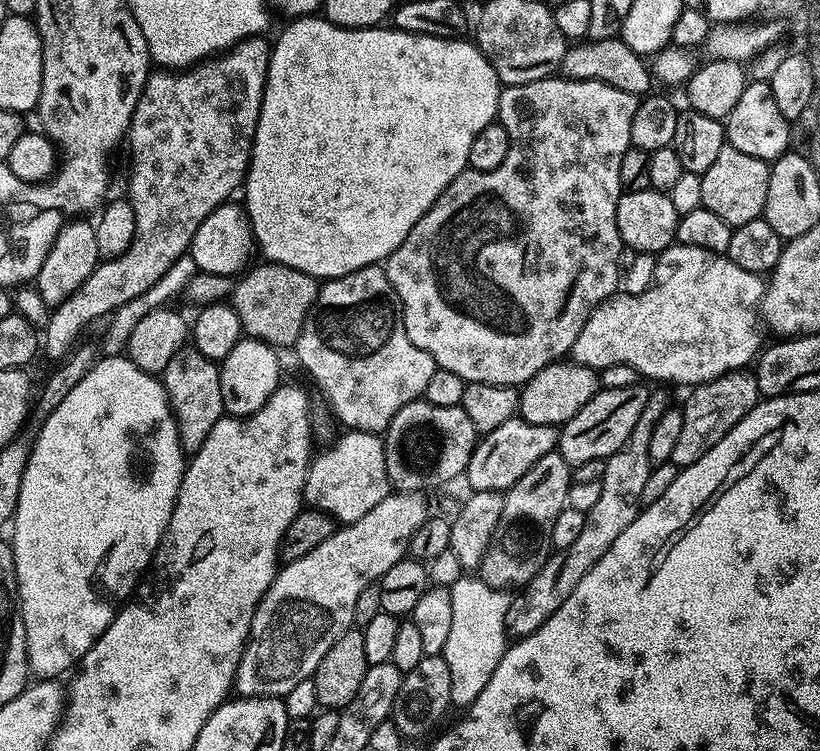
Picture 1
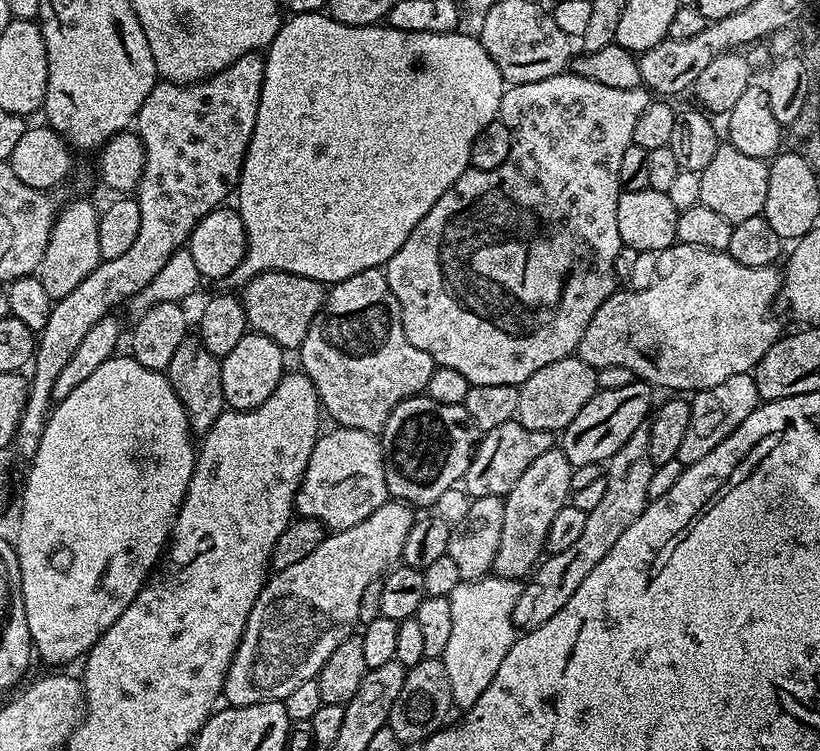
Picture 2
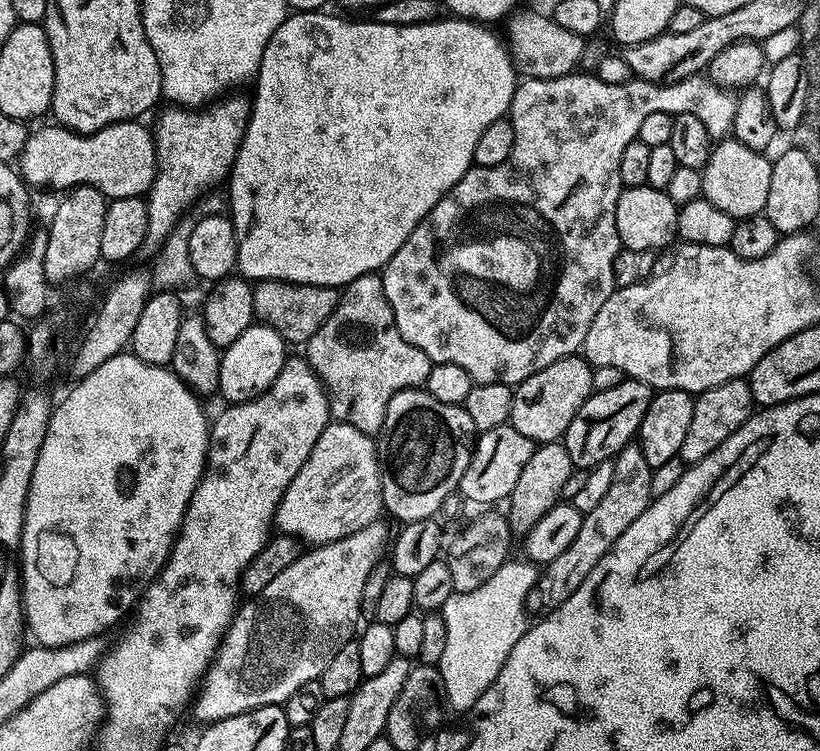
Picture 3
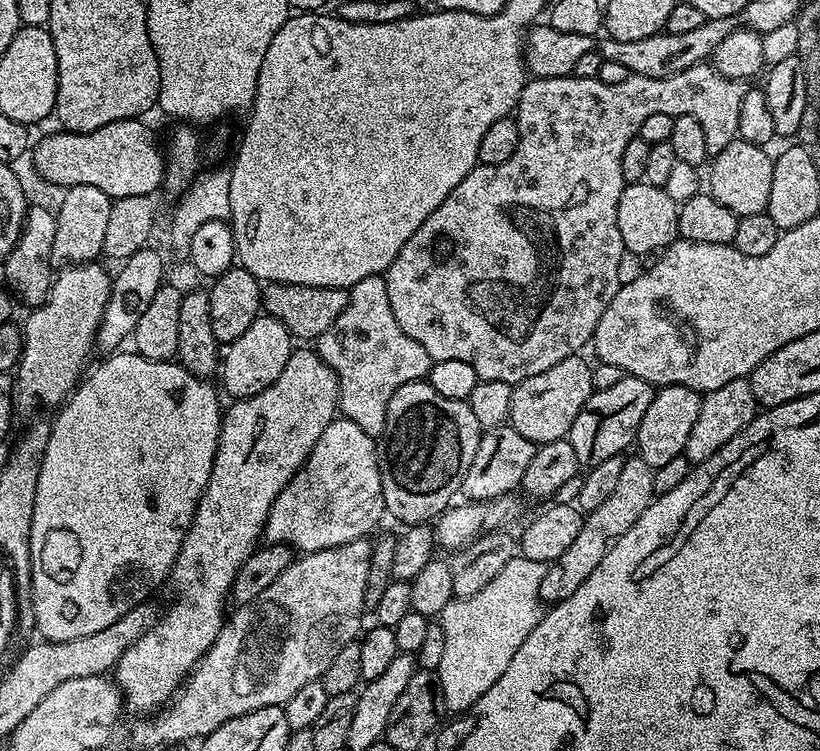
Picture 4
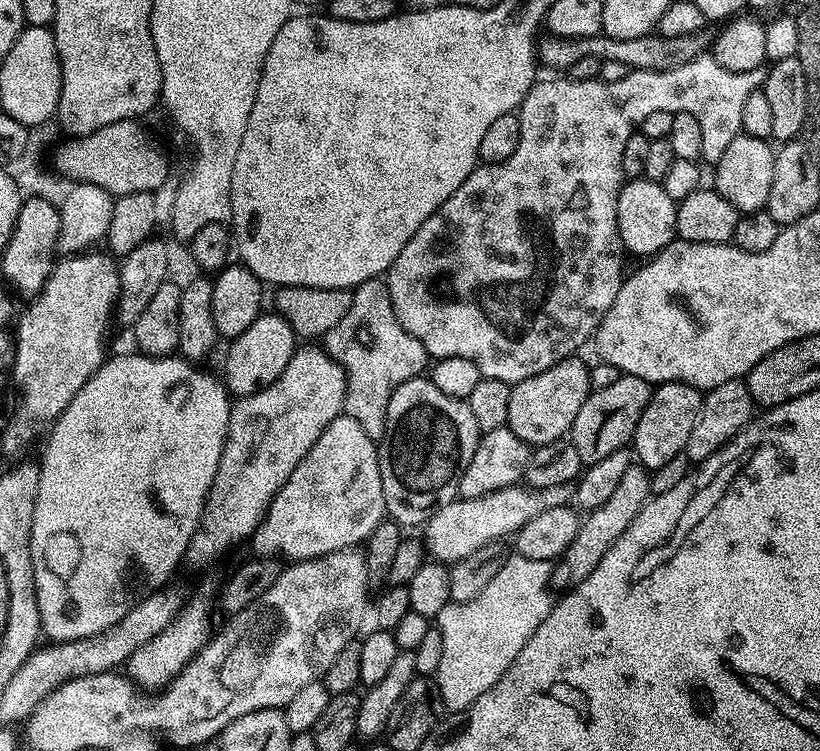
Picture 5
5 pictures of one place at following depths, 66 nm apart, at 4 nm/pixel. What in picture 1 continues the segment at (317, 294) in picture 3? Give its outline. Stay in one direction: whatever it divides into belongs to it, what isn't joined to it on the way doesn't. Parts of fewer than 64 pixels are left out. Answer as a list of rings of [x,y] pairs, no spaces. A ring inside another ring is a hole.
[[[260,262],[260,265],[249,267],[233,283],[230,303],[234,314],[238,314],[240,331],[245,337],[266,342],[272,348],[291,349],[302,334],[306,314],[316,301],[318,281],[302,270],[290,266]]]

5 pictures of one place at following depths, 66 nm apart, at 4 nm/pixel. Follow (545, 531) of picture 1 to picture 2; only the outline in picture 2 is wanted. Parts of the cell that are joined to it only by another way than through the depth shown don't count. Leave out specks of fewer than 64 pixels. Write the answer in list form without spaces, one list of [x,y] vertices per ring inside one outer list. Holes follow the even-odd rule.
[[[554,446],[536,459],[526,474],[514,482],[514,486],[503,497],[502,538],[498,542],[498,554],[494,554],[492,572],[507,580],[531,577],[534,569],[545,555],[544,536],[554,522],[554,514],[569,503],[573,493],[571,488],[572,463],[566,458],[563,447]]]

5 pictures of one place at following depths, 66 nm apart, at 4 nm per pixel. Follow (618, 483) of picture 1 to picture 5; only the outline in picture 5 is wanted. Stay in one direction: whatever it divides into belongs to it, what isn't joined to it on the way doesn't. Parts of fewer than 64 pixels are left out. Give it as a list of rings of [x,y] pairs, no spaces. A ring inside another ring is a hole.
[[[640,466],[626,470],[622,483],[614,490],[612,497],[581,519],[580,529],[574,542],[570,542],[562,559],[553,567],[551,583],[555,587],[557,584],[558,587],[568,590],[573,586],[579,586],[596,569],[598,562],[602,562],[606,550],[610,550],[610,546],[614,546],[614,542],[618,542],[618,538],[626,534],[630,522],[638,518],[638,514],[650,499],[649,477],[649,473]]]

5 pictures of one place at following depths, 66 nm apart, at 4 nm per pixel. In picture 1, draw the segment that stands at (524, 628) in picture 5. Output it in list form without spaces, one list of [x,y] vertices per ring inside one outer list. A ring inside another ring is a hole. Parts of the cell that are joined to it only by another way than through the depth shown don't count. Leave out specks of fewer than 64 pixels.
[[[476,574],[461,575],[460,580],[448,588],[448,593],[454,607],[450,635],[446,637],[442,655],[446,666],[450,666],[452,704],[467,706],[486,690],[486,682],[490,682],[494,670],[498,670],[498,662],[502,662],[506,651],[504,623],[512,596],[499,588],[488,588]]]

